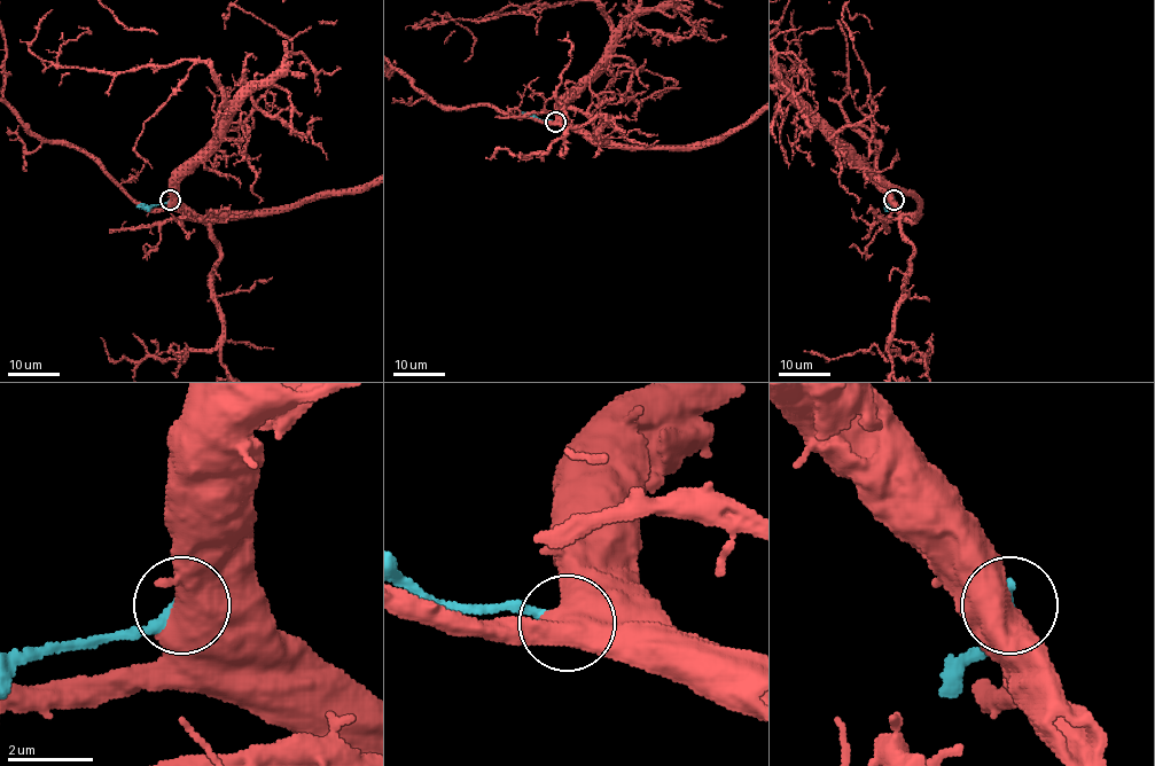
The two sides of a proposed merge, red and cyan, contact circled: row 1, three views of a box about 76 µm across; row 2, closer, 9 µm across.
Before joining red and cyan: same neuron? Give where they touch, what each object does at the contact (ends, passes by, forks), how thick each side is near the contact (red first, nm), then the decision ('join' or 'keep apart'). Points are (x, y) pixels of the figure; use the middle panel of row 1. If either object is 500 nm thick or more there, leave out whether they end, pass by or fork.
place (555, 122); calibres 800 and 260 nm; keep apart

